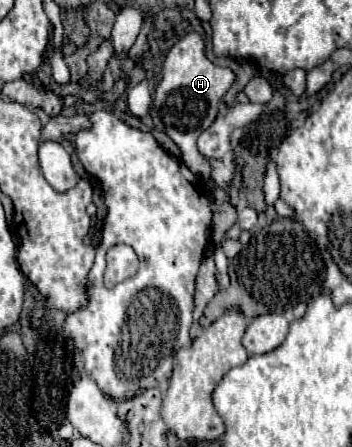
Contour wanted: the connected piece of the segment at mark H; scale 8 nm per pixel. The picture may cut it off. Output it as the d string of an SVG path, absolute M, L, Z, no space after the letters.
M188 33L184 35L166 55L164 69L162 69L162 81L156 89L150 115L158 131L166 131L174 143L180 147L184 163L190 171L204 177L210 175L210 167L200 155L196 147L196 139L202 131L206 131L214 119L220 113L222 97L236 81L236 75L228 67L218 67L206 57L206 43L200 37L200 33Z

